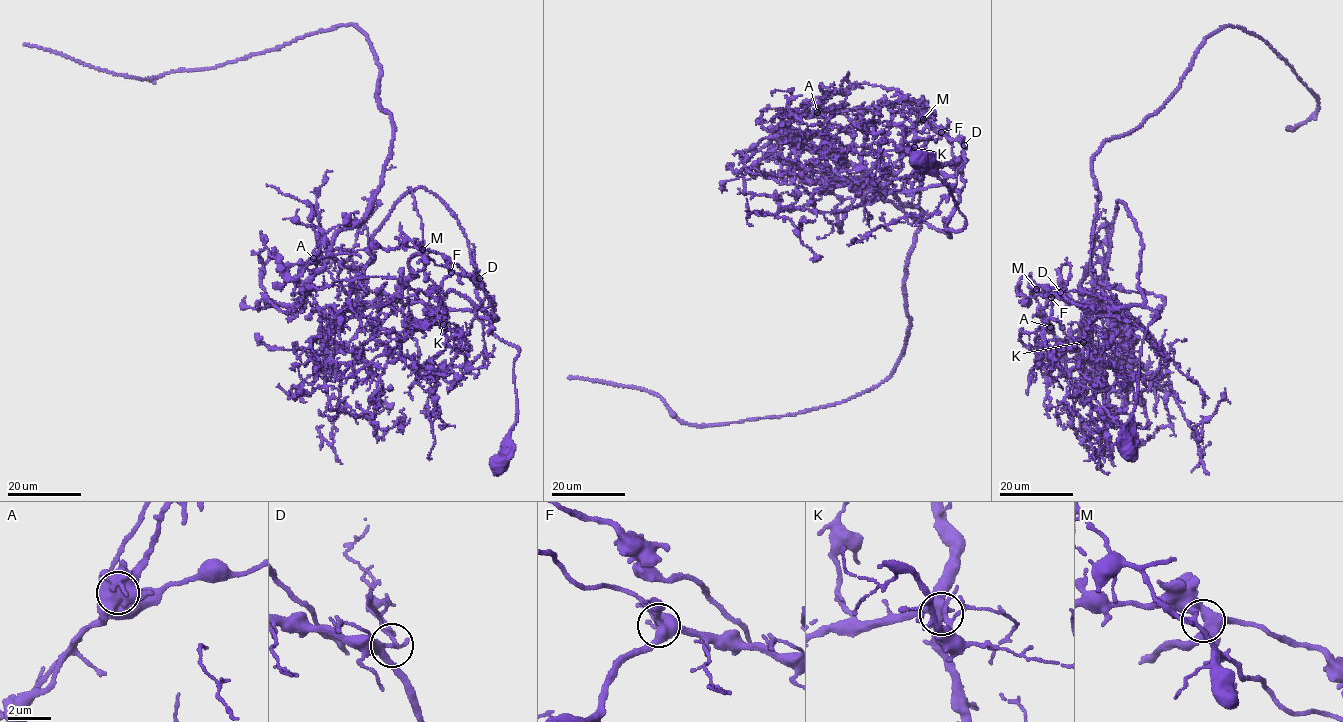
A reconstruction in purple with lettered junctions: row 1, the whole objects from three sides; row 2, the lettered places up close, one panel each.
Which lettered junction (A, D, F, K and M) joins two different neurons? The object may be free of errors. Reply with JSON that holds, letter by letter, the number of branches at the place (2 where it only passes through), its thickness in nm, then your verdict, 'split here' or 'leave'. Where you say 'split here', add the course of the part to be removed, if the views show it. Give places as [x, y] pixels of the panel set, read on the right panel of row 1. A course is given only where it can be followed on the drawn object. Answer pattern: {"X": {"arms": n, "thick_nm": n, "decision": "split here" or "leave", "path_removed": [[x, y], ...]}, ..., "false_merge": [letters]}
{"A": {"arms": 4, "thick_nm": 800, "decision": "split here", "path_removed": [[1050, 327], [1091, 339], [1093, 154], [1156, 112], [1204, 39], [1231, 26], [1285, 61], [1319, 104], [1288, 129]]}, "D": {"arms": 4, "thick_nm": 280, "decision": "leave"}, "F": {"arms": 5, "thick_nm": 400, "decision": "leave"}, "K": {"arms": 5, "thick_nm": 400, "decision": "leave"}, "M": {"arms": 4, "thick_nm": 480, "decision": "leave"}, "false_merge": ["A"]}

